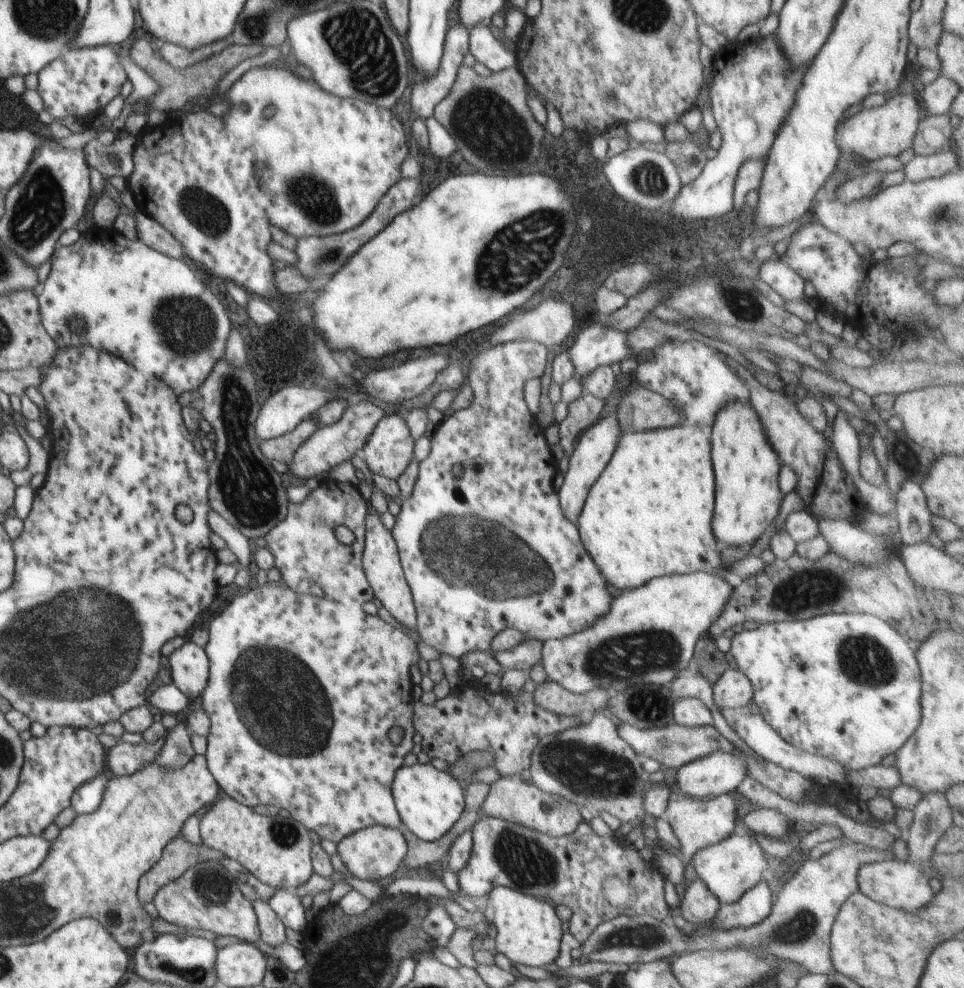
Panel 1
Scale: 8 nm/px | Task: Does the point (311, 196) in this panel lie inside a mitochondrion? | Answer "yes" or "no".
yes

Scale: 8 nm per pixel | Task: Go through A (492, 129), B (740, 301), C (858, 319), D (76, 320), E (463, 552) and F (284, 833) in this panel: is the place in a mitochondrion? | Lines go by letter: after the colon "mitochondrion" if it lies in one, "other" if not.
A: mitochondrion
B: mitochondrion
C: other
D: mitochondrion
E: mitochondrion
F: mitochondrion

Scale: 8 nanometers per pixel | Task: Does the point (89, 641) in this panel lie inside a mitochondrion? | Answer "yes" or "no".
yes

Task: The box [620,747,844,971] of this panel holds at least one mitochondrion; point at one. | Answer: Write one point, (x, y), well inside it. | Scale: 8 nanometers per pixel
(804, 926)

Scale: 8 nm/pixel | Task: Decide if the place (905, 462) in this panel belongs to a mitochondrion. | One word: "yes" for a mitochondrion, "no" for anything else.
yes

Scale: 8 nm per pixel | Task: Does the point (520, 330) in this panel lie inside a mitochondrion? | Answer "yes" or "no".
yes

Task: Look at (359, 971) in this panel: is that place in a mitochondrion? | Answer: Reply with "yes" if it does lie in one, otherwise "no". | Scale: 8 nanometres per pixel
no

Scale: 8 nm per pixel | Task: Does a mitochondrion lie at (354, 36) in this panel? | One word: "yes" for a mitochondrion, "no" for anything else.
yes

